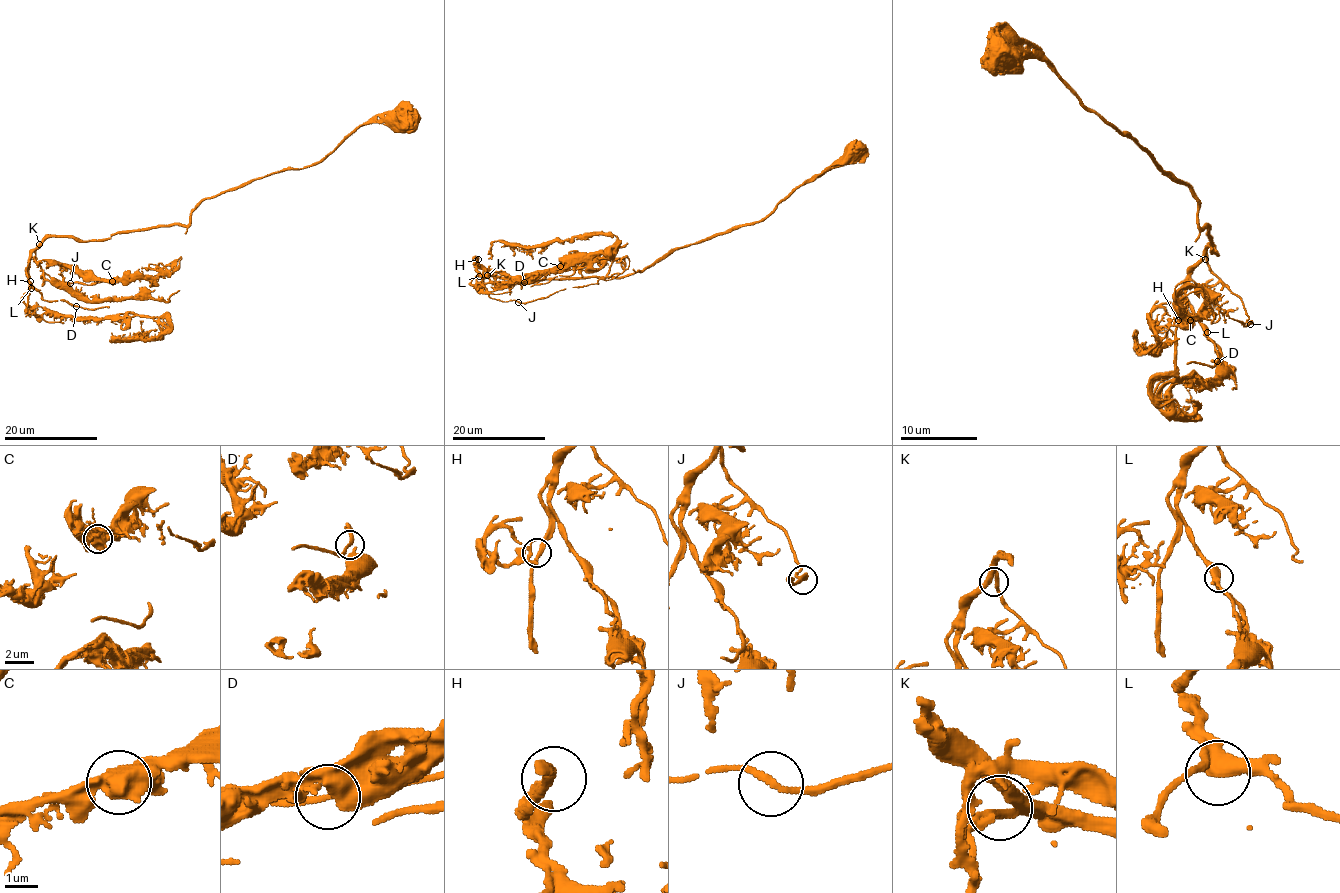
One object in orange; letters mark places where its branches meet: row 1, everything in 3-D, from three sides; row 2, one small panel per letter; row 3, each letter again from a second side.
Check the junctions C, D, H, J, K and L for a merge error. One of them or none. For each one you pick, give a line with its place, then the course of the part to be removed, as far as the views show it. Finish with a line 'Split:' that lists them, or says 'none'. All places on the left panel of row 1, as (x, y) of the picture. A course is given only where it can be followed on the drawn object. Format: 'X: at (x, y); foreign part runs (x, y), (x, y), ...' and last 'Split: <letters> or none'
Split: none

